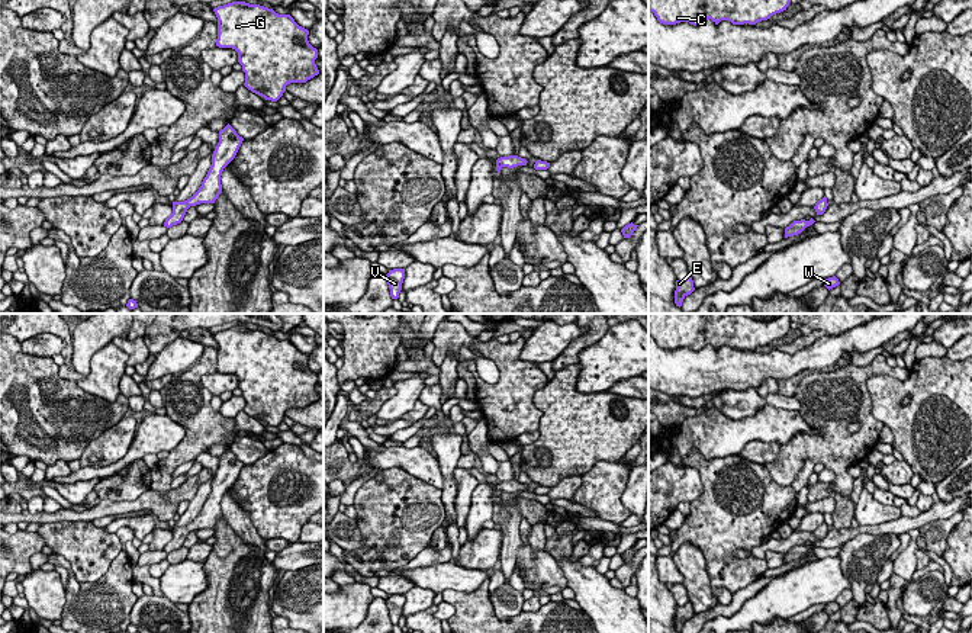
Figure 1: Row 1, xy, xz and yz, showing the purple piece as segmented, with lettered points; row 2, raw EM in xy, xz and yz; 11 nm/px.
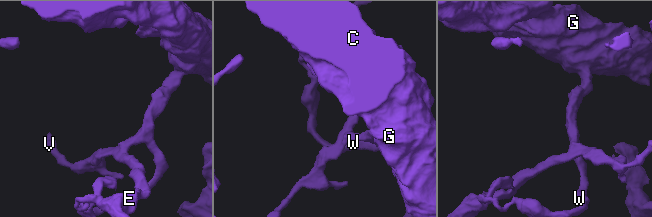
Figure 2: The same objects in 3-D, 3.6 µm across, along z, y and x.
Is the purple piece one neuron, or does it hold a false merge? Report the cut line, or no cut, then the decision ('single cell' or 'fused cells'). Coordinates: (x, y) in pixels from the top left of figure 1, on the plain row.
xy (173, 530), (184, 530), (187, 533) | fused cells

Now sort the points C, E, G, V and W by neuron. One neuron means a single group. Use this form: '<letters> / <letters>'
C G W / E V

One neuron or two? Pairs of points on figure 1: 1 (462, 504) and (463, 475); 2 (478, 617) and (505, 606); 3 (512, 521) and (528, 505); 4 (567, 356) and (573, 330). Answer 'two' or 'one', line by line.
1: one
2: two
3: two
4: two

